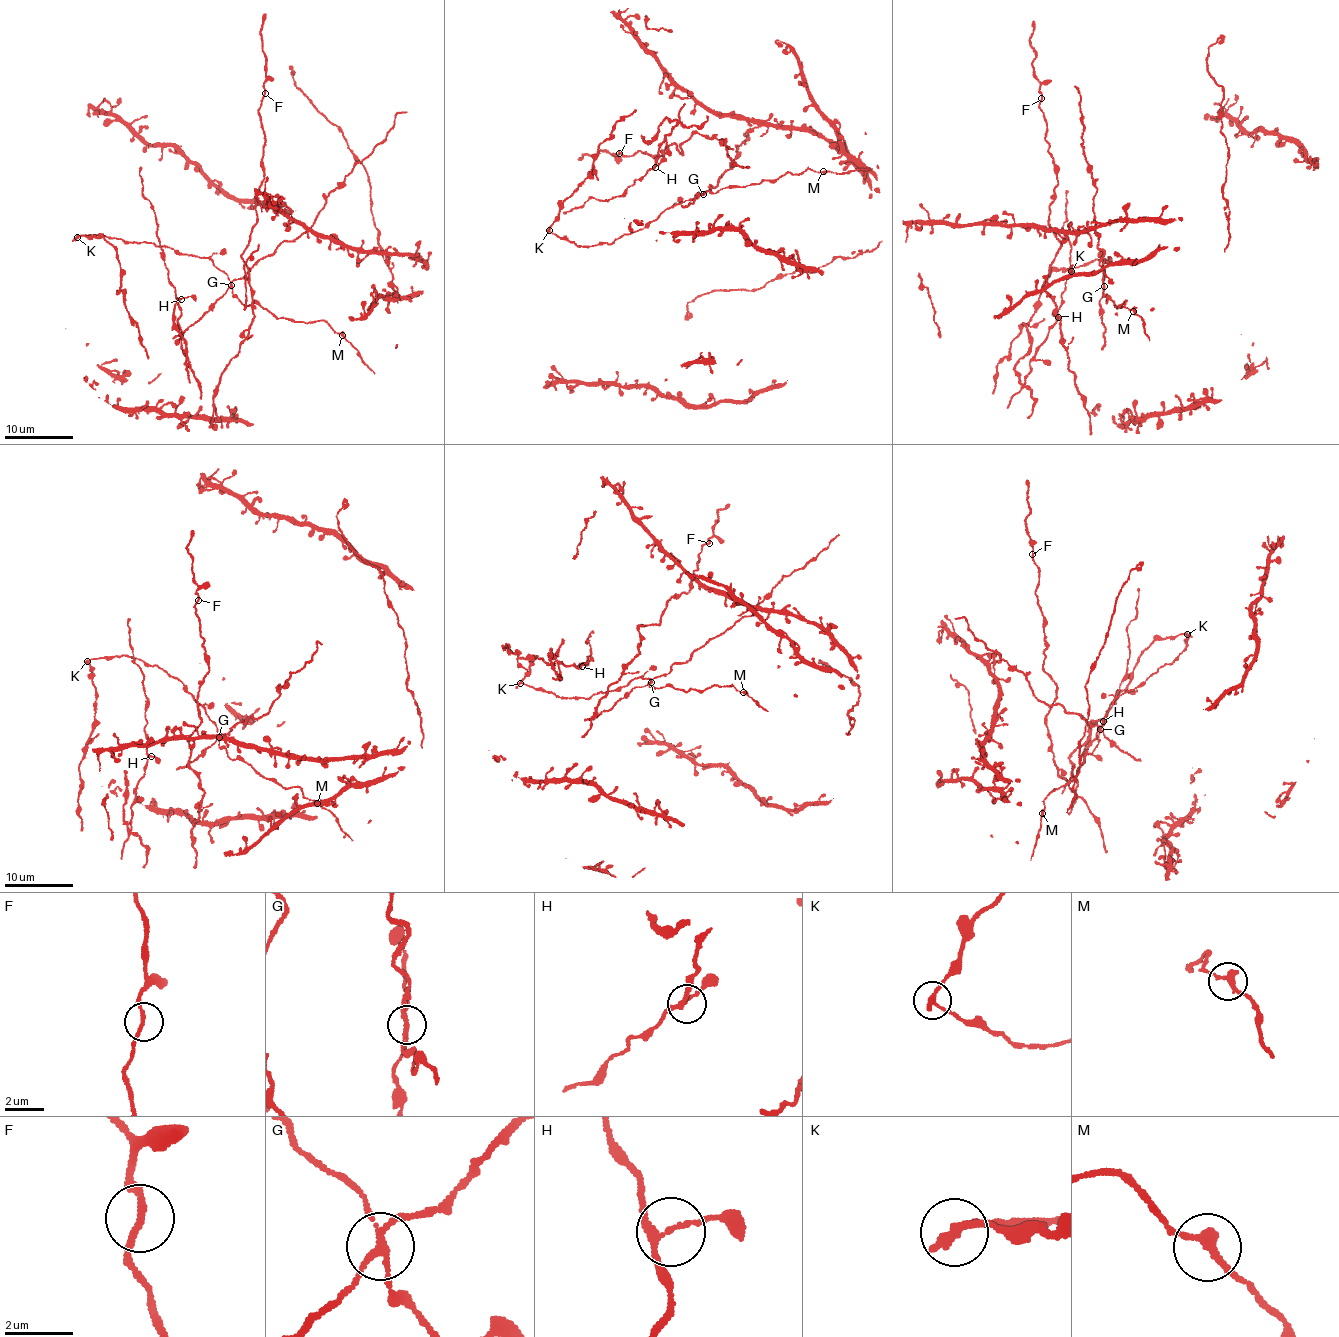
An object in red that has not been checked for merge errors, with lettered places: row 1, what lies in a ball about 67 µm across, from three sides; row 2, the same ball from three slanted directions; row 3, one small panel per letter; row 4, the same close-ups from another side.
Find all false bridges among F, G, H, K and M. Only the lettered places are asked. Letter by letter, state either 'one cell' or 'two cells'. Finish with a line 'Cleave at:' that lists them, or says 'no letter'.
F: one cell
G: two cells
H: one cell
K: two cells
M: one cell
Cleave at: G, K

